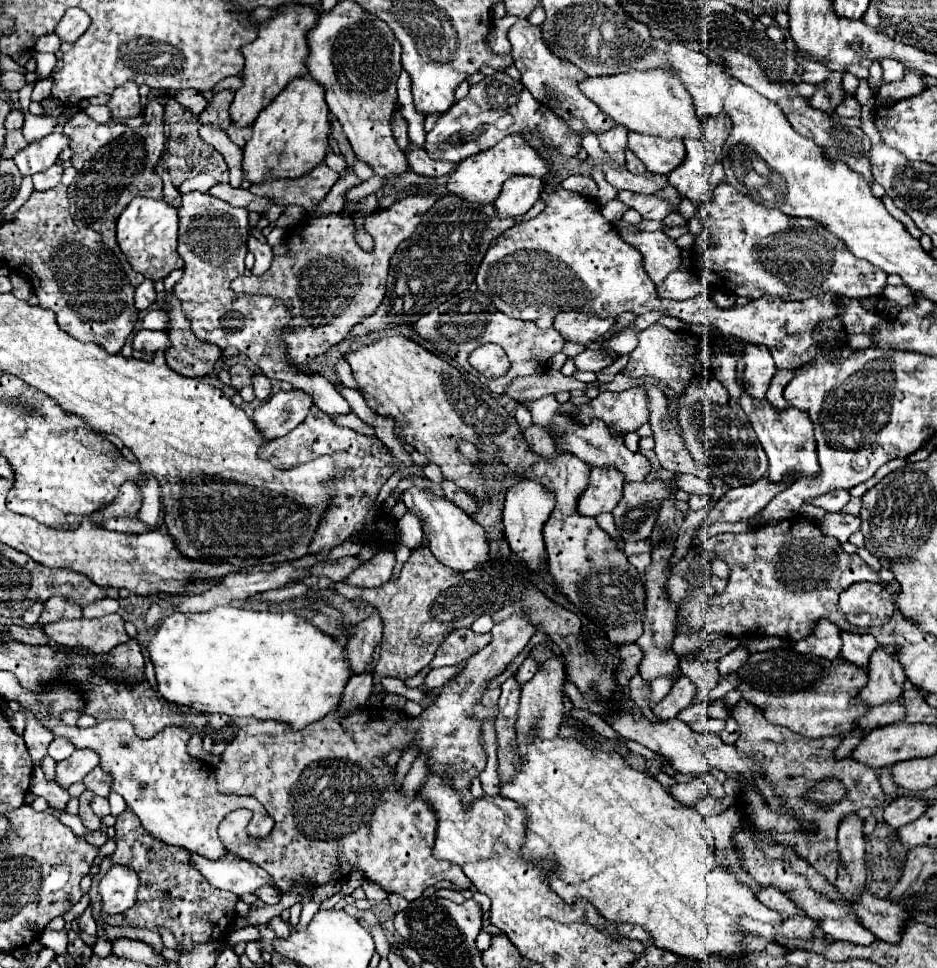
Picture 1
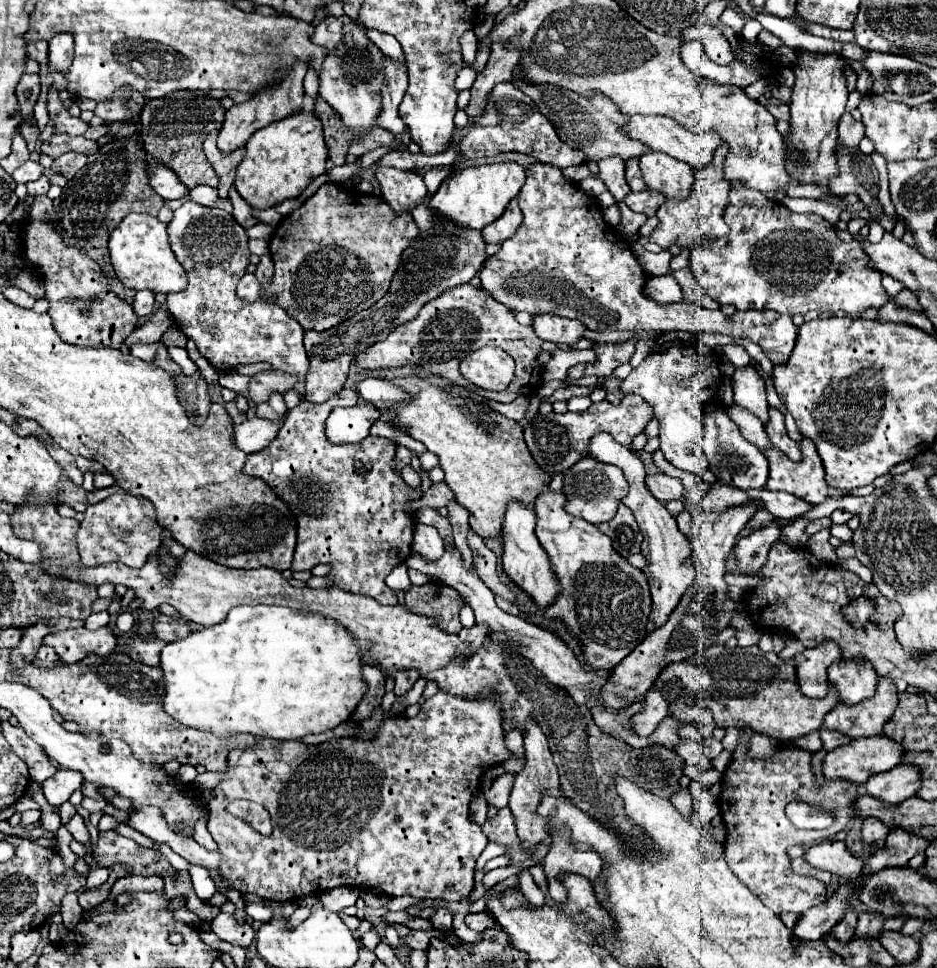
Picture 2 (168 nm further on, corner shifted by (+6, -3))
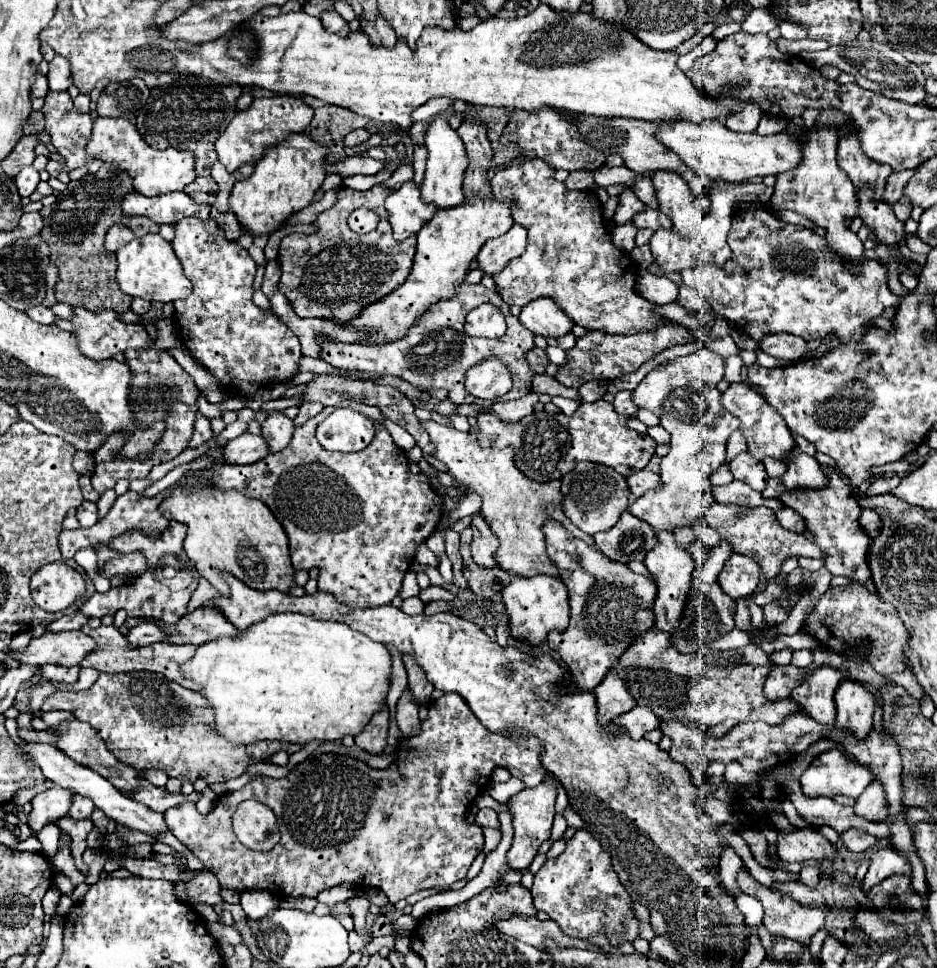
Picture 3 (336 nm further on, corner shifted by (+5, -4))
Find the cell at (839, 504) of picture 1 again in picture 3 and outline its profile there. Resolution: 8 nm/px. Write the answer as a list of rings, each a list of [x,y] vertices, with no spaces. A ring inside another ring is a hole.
[[[734,480],[730,482],[728,486],[720,486],[720,488],[714,488],[712,490],[714,498],[718,502],[732,502],[732,504],[750,504],[750,506],[766,506],[774,512],[782,510],[784,504],[780,500],[766,500],[760,492],[752,490],[750,486],[746,486],[744,482],[740,480]]]

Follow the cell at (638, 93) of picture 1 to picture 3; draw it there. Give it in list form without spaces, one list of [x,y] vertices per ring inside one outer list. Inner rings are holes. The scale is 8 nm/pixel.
[[[706,120],[702,124],[690,124],[690,122],[660,122],[656,140],[664,144],[668,150],[680,156],[680,160],[694,170],[698,176],[716,180],[724,178],[730,182],[750,180],[754,176],[768,176],[768,174],[782,174],[792,170],[802,156],[800,154],[800,142],[790,140],[790,136],[774,134],[774,136],[760,136],[760,134],[740,134],[728,130],[722,122]]]

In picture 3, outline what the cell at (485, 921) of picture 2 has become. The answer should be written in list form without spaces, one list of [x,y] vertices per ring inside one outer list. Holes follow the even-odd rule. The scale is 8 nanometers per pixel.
[[[514,914],[510,918],[502,918],[502,920],[494,920],[492,924],[494,928],[498,928],[498,932],[506,934],[506,936],[512,936],[520,942],[526,942],[526,944],[532,944],[536,948],[542,950],[544,946],[544,940],[548,938],[554,938],[560,946],[576,946],[576,948],[598,948],[594,944],[588,944],[584,940],[578,940],[578,938],[570,938],[566,936],[558,924],[554,920],[538,920],[536,916],[520,916],[520,914]]]

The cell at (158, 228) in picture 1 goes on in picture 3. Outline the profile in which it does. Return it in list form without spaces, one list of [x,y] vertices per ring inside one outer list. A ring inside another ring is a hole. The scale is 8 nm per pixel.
[[[144,234],[140,238],[130,240],[116,252],[116,258],[118,258],[116,280],[120,284],[120,290],[128,296],[146,298],[150,302],[154,300],[172,302],[178,298],[186,298],[192,292],[192,284],[184,276],[182,266],[172,250],[172,244],[164,240],[160,234]]]

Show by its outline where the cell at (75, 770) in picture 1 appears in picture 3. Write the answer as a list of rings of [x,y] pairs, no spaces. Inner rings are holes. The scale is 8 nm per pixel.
[[[50,788],[42,794],[38,794],[32,800],[32,812],[28,814],[28,826],[36,832],[44,828],[50,820],[62,818],[70,810],[72,792],[68,788]]]

